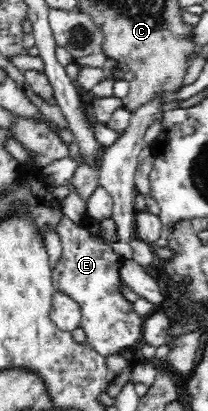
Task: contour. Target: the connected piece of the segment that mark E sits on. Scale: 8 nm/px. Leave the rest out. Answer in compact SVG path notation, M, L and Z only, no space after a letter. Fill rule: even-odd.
M63 212L60 216L60 221L56 223L55 232L60 237L62 255L52 271L53 287L57 292L68 295L79 304L82 315L79 327L85 332L86 343L104 358L119 354L121 349L135 345L141 339L145 318L133 311L133 301L125 296L125 285L120 276L120 269L126 259L115 253L102 234L99 237L91 235L91 231L88 229L91 219L88 215L85 220L87 225L75 225Z

